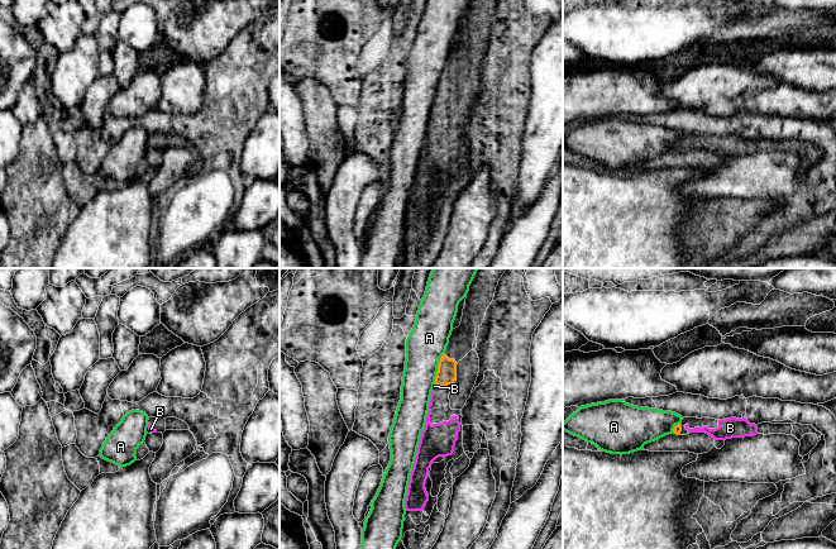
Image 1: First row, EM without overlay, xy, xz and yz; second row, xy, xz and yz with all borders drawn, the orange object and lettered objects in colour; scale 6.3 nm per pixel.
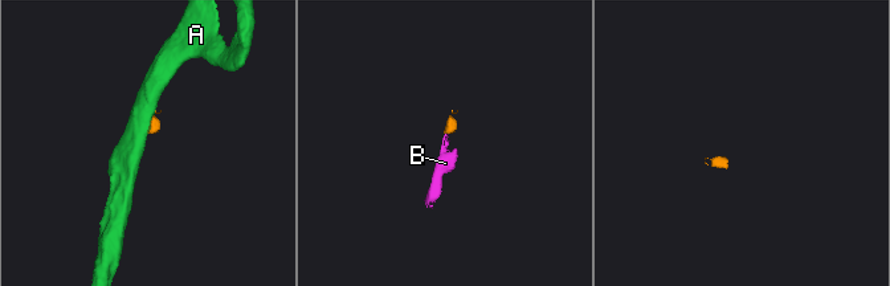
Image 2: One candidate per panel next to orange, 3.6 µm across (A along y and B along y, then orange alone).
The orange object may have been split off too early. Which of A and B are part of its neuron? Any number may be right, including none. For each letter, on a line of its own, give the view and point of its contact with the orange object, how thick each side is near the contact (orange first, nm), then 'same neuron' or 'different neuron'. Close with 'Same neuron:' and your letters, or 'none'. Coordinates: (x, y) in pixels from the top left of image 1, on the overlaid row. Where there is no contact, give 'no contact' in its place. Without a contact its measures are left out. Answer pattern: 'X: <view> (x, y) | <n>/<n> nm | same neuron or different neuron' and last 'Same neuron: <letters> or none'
A: xz (438, 370) | 130/260 nm | different neuron
B: xz (436, 385) | 130/20 nm | same neuron
Same neuron: B

